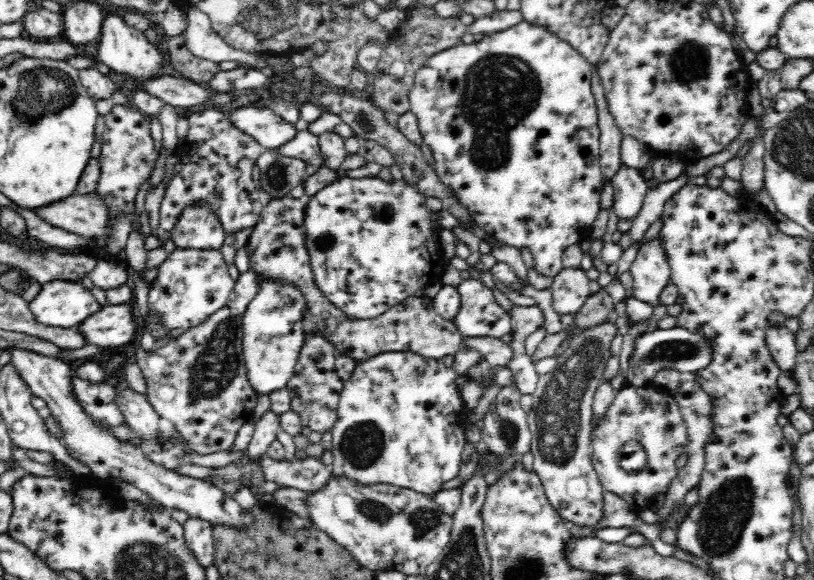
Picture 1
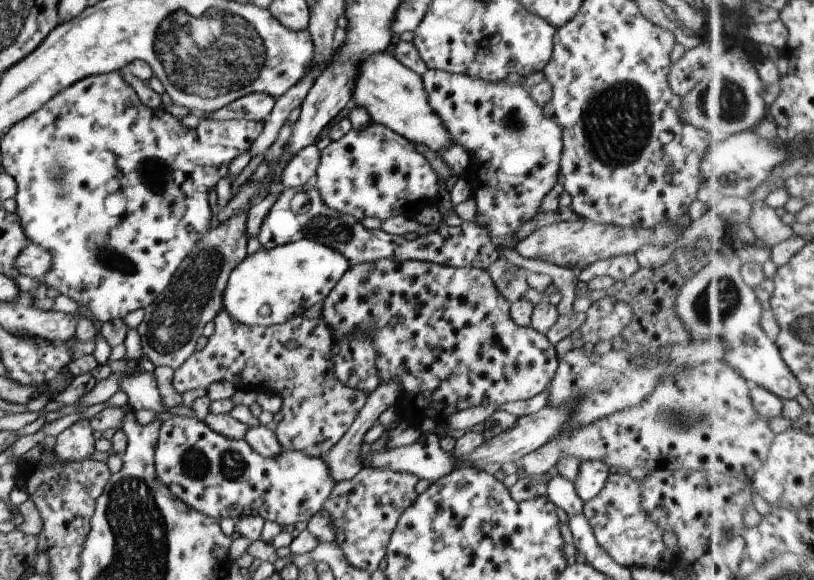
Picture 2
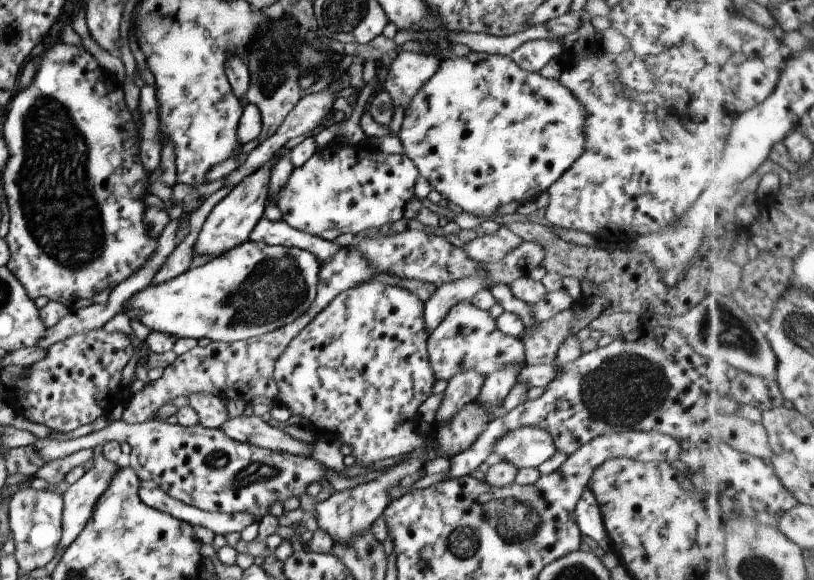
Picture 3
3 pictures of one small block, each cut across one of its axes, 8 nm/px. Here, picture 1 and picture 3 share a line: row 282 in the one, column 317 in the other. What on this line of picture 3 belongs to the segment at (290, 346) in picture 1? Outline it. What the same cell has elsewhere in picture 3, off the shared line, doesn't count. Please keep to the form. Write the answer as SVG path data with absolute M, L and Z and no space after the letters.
M248 240L165 283L146 287L130 298L130 311L124 313L138 316L151 331L178 339L248 340L294 322L312 306L321 264L306 249Z

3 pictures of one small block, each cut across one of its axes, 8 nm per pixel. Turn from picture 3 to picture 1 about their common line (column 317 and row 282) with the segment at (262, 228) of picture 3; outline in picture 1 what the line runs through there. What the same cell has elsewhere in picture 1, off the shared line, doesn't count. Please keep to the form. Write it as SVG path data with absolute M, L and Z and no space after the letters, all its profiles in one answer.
M250 269L240 273L226 306L219 308L200 324L178 333L158 349L146 351L138 344L128 350L146 379L145 395L151 407L160 417L174 424L184 444L198 455L230 450L240 426L255 422L252 412L258 402L258 394L250 385L244 365L242 317L259 289L257 278L256 271Z

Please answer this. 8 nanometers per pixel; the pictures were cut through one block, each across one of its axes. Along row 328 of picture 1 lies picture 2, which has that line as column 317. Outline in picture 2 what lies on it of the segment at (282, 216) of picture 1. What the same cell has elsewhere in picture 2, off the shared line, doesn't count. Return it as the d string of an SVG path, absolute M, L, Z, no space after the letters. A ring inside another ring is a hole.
M224 309L213 320L214 334L208 337L206 346L200 351L194 351L182 366L174 371L174 388L183 395L194 389L204 389L212 382L227 380L234 384L236 390L254 390L257 393L270 391L281 396L282 420L277 424L275 435L286 451L300 451L306 456L324 458L329 450L346 434L352 426L362 407L366 404L368 395L358 389L351 389L343 385L338 377L331 372L330 348L332 348L332 334L329 326L322 317L303 318L292 317L286 322L272 326L248 326L235 321ZM294 340L294 348L287 348L286 342Z

